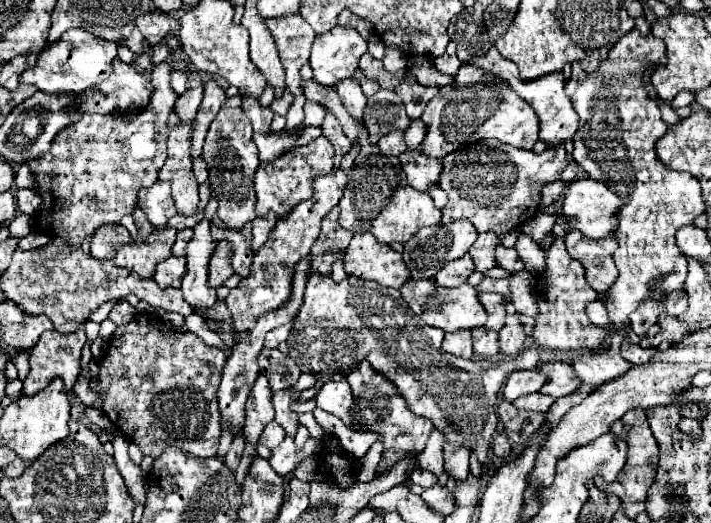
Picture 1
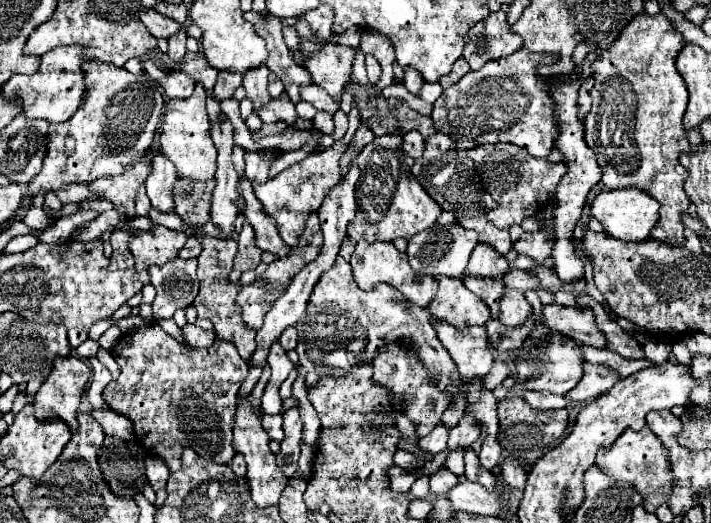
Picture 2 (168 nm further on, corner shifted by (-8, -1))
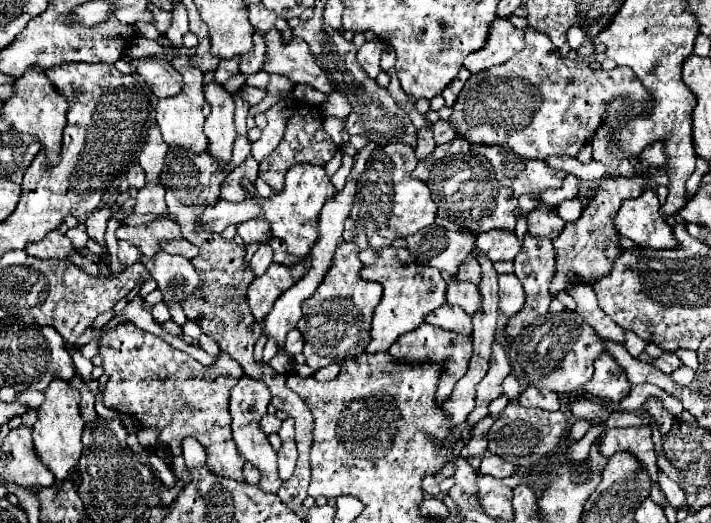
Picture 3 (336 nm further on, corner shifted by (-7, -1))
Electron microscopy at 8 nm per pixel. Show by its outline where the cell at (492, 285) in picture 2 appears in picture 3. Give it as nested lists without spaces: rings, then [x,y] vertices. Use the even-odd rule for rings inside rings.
[[[469,254],[463,262],[461,262],[461,268],[457,270],[457,280],[461,282],[473,282],[473,284],[479,284],[481,280],[481,266],[477,262],[477,258],[473,254]]]

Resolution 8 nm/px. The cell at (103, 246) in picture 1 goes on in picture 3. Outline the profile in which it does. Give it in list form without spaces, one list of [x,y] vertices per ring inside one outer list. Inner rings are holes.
[[[119,242],[117,256],[119,256],[119,262],[121,262],[121,264],[129,266],[129,264],[135,264],[135,262],[139,260],[141,252],[139,252],[137,246],[133,246],[133,244],[129,244],[129,242]]]

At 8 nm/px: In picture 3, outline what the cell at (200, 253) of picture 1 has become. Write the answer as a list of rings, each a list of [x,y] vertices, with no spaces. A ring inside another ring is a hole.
[[[205,84],[203,86],[205,100],[211,104],[211,116],[205,120],[205,134],[209,138],[209,150],[219,160],[219,164],[225,164],[231,156],[231,146],[235,140],[235,126],[233,126],[233,112],[235,102],[231,94],[223,90],[221,84]]]

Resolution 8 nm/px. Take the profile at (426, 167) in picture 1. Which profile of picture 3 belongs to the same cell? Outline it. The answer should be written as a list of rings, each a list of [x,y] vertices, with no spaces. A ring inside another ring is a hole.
[[[459,138],[449,144],[437,146],[433,154],[429,154],[425,160],[417,164],[413,176],[429,186],[433,200],[437,204],[439,218],[459,222],[475,234],[489,232],[493,228],[515,228],[517,218],[513,210],[517,208],[517,198],[509,196],[509,188],[497,182],[495,166],[483,154],[475,154],[471,150],[469,140]]]

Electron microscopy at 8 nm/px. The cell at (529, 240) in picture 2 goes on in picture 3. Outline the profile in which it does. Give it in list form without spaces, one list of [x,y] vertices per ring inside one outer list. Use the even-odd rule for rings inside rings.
[[[537,208],[529,212],[529,234],[531,236],[545,236],[551,238],[561,234],[561,228],[565,226],[565,220],[559,216],[557,208]]]

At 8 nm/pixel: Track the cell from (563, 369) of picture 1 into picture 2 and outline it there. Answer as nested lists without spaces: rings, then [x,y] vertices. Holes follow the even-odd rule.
[[[584,364],[584,374],[580,378],[580,384],[576,384],[568,394],[566,400],[570,402],[582,402],[582,400],[592,400],[614,386],[616,374],[608,366],[592,366]]]

